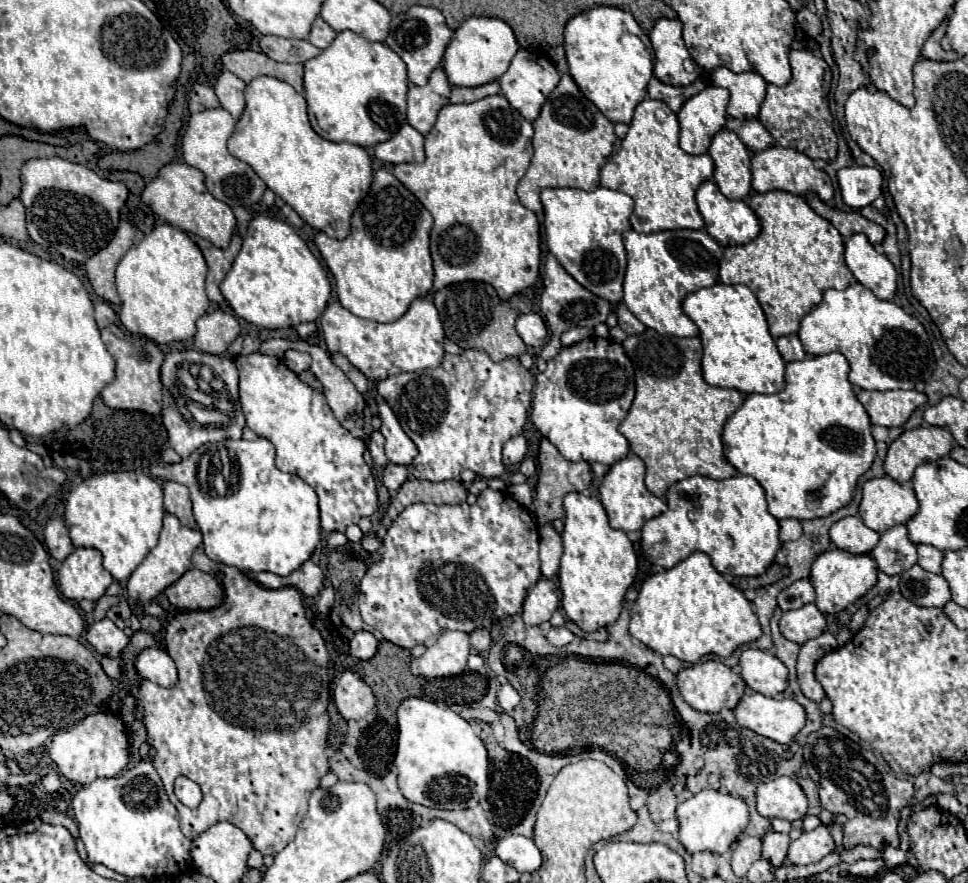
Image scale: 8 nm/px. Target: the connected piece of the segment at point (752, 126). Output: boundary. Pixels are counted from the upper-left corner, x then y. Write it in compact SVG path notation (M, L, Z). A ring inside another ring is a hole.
M729 118L727 128L733 130L751 152L761 152L761 150L773 146L773 136L757 118L751 118L751 120Z

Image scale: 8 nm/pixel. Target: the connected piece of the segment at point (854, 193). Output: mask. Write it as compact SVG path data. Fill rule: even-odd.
M849 166L849 168L841 168L837 172L837 178L843 200L851 208L869 206L873 200L881 196L883 176L877 168Z

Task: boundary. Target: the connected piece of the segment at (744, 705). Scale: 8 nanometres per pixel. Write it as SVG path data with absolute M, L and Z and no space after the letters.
M751 688L733 712L737 724L743 724L755 734L771 738L779 744L789 744L795 740L807 720L805 708L799 702L787 698L769 698Z

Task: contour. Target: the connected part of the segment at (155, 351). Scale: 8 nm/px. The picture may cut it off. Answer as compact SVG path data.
M103 330L101 338L109 350L109 354L117 362L117 376L115 380L103 388L101 398L109 408L115 410L137 410L137 412L147 412L147 414L161 414L161 364L163 364L163 350L149 338L141 340L141 348L129 340L129 338L119 338L111 330Z

